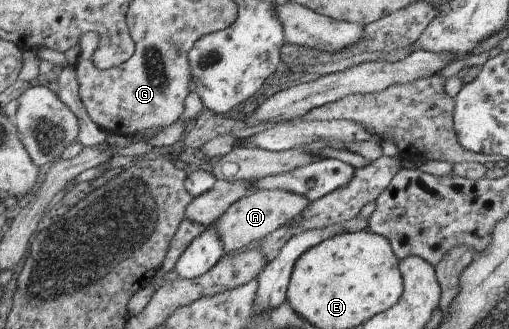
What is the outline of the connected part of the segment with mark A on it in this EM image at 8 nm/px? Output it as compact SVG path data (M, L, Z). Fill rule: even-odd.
M261 190L251 196L246 196L219 218L215 223L215 230L221 236L225 252L237 252L249 246L255 240L263 240L279 228L285 226L292 218L298 216L311 204L307 196L287 192L287 190Z

